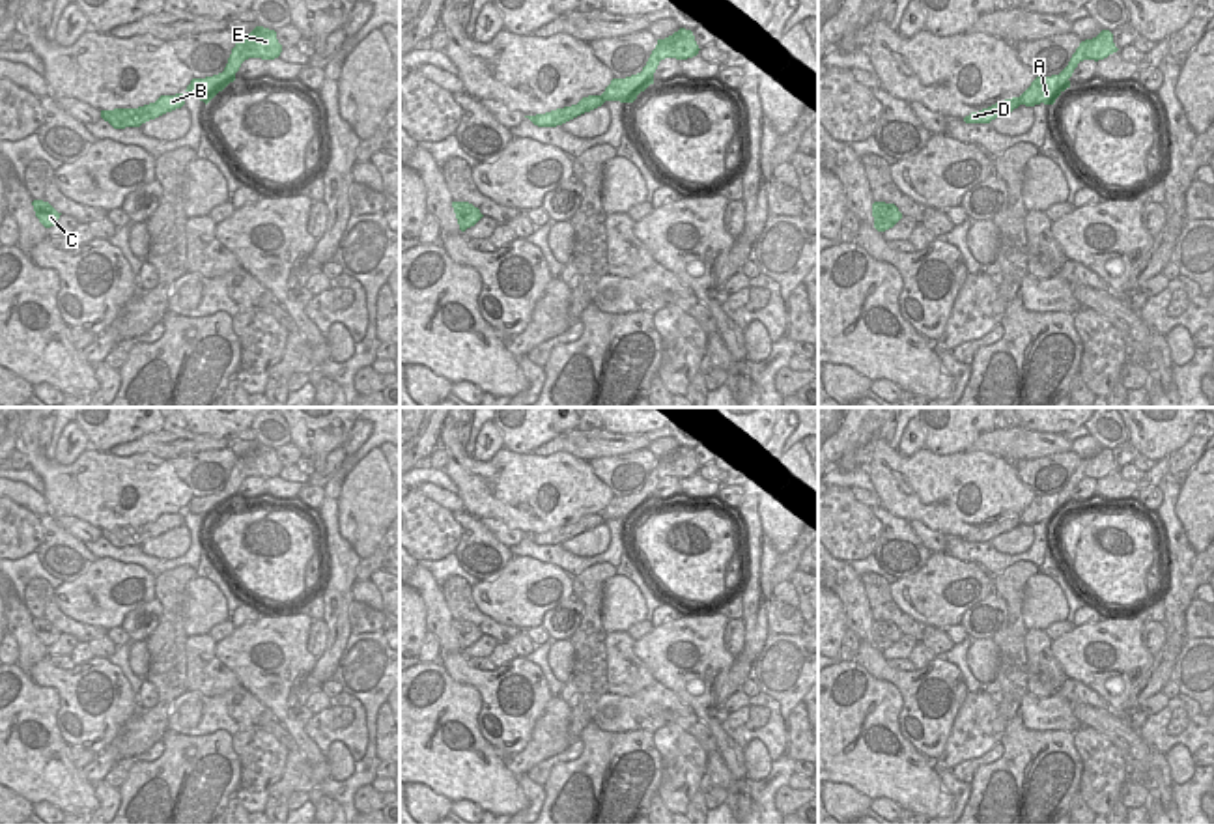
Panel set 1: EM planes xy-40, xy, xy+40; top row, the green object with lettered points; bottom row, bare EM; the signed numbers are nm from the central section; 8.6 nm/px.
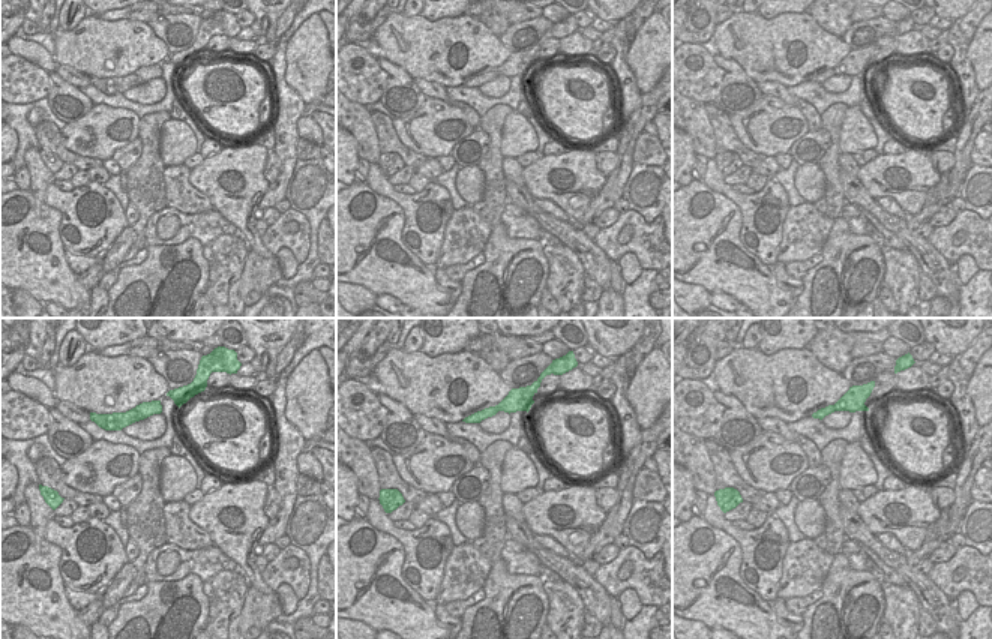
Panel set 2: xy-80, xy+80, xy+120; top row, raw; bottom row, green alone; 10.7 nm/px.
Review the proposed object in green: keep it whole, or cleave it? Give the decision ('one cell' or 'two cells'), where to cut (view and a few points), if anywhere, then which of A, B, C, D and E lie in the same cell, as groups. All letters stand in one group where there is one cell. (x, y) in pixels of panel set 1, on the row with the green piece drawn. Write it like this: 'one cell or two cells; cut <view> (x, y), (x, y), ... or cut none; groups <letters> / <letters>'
two cells; cut xy+40 (1018, 98), (1022, 103); groups A E / B C D

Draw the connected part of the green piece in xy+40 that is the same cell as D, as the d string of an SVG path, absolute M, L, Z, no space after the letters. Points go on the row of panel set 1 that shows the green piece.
M1020 97L1005 99L979 112L971 112L969 116L964 118L964 121L966 123L990 123L992 120L999 118L1001 114L1012 112L1020 105L1022 105Z

